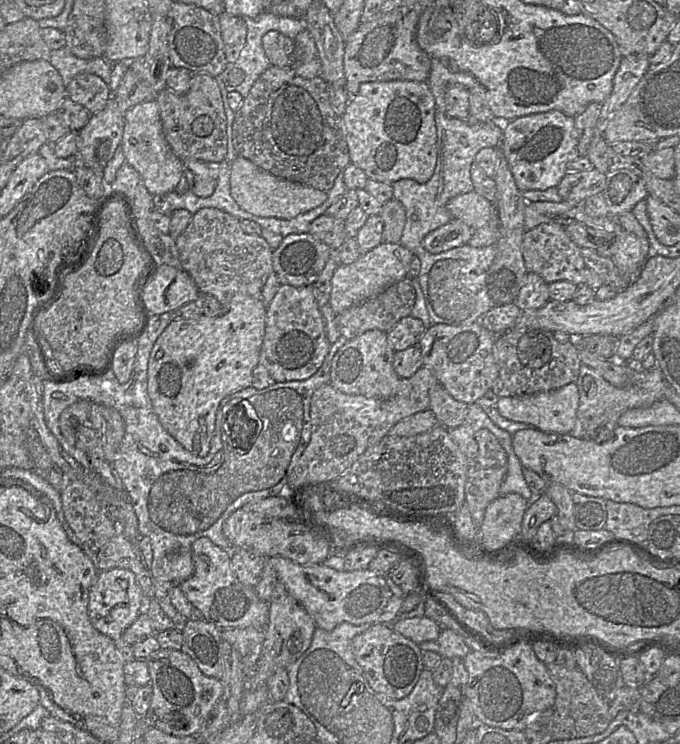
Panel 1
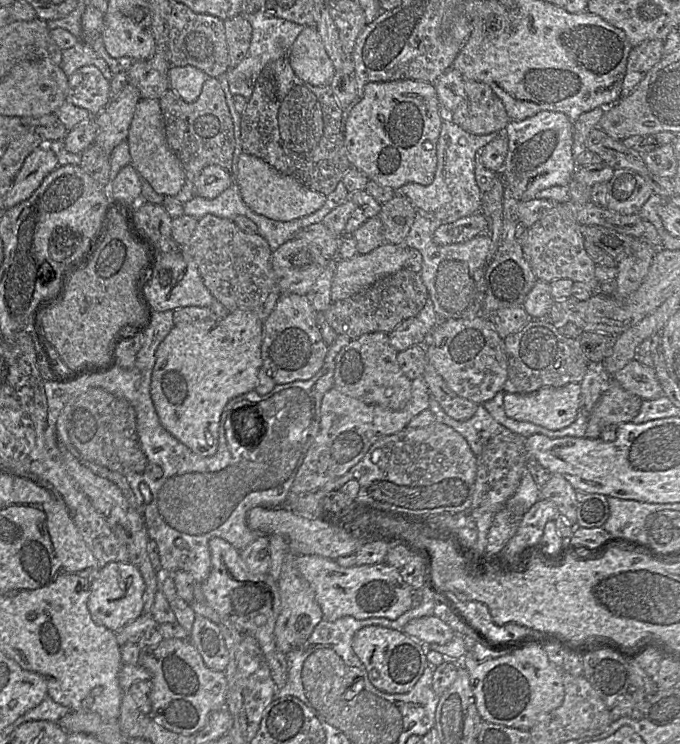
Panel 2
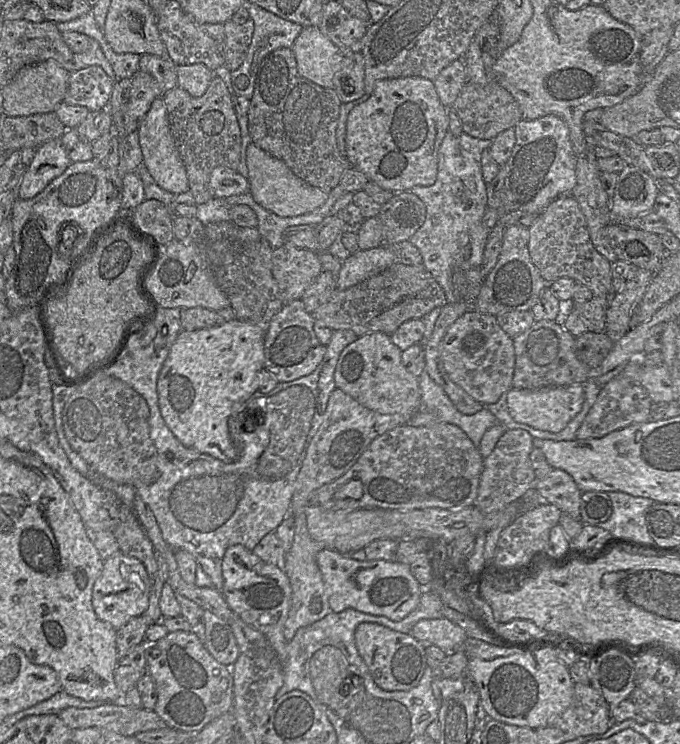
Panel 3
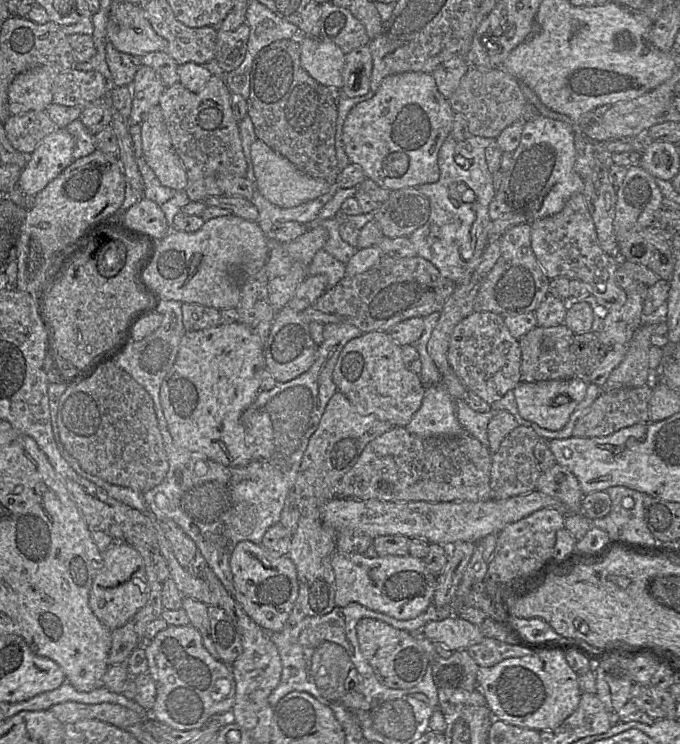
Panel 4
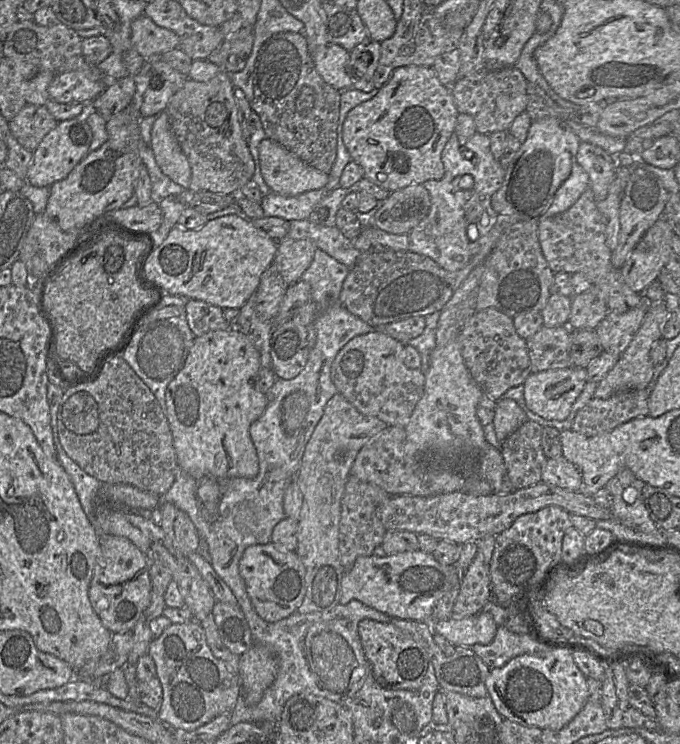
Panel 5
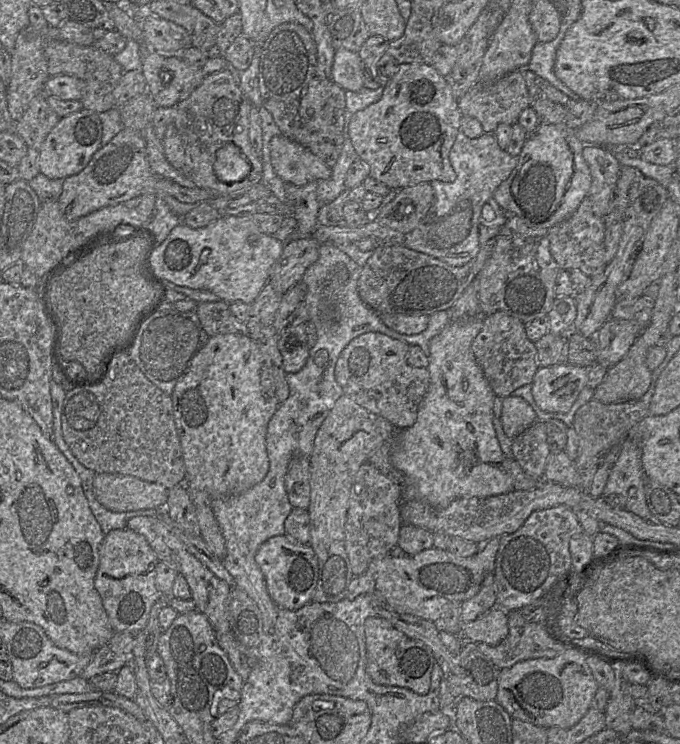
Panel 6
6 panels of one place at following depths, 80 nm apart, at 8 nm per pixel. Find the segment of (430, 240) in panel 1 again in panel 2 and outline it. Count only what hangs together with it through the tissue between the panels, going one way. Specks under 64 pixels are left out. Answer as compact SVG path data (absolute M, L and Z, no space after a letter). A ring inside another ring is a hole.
M479 212L437 228L433 241L439 246L463 243L481 233L489 234L488 217Z

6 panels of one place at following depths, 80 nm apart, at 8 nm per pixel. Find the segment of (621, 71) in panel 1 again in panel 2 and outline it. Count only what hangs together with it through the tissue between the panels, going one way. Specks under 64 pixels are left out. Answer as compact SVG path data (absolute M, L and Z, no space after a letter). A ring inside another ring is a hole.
M646 40L633 47L627 59L621 97L628 96L647 72L663 57L663 40Z

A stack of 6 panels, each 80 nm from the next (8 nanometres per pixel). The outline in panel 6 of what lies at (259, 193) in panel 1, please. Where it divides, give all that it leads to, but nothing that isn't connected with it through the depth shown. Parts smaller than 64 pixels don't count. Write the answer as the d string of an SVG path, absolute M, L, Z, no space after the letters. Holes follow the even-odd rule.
M282 134L271 139L269 150L275 173L286 183L303 186L331 175L331 168L319 157Z

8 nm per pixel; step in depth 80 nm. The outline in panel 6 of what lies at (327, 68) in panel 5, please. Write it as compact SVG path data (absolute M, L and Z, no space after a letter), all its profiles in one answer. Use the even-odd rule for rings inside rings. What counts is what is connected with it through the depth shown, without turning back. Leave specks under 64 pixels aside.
M337 49L334 55L330 79L344 90L363 88L363 63L357 52Z

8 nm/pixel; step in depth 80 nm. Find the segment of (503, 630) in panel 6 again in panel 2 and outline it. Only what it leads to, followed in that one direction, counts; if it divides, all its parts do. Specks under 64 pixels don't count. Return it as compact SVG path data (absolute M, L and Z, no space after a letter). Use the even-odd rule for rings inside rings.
M435 616L414 618L403 628L403 633L420 643L448 644L454 637L452 628Z

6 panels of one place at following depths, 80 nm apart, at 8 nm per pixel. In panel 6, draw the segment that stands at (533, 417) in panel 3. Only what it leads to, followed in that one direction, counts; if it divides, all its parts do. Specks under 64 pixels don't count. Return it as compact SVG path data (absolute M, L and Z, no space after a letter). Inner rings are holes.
M567 363L539 367L531 383L537 406L546 412L567 413L587 385L588 368Z

